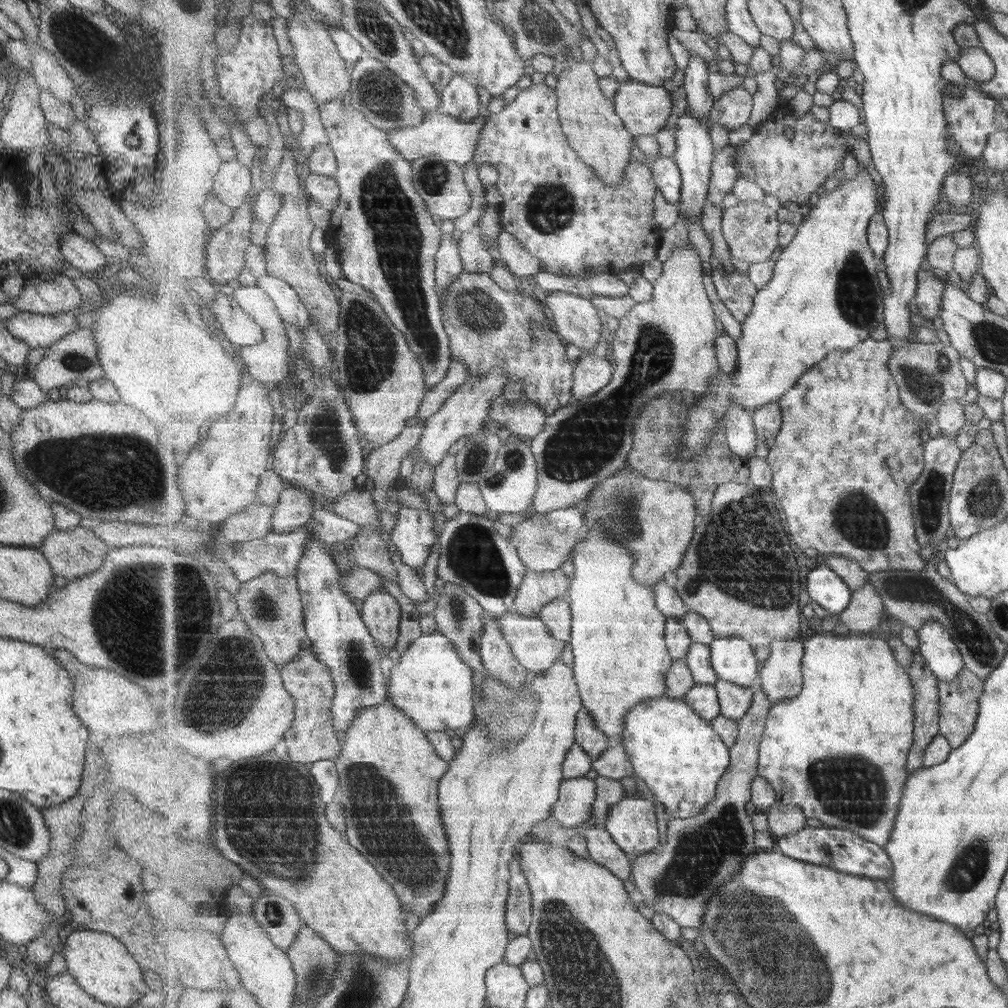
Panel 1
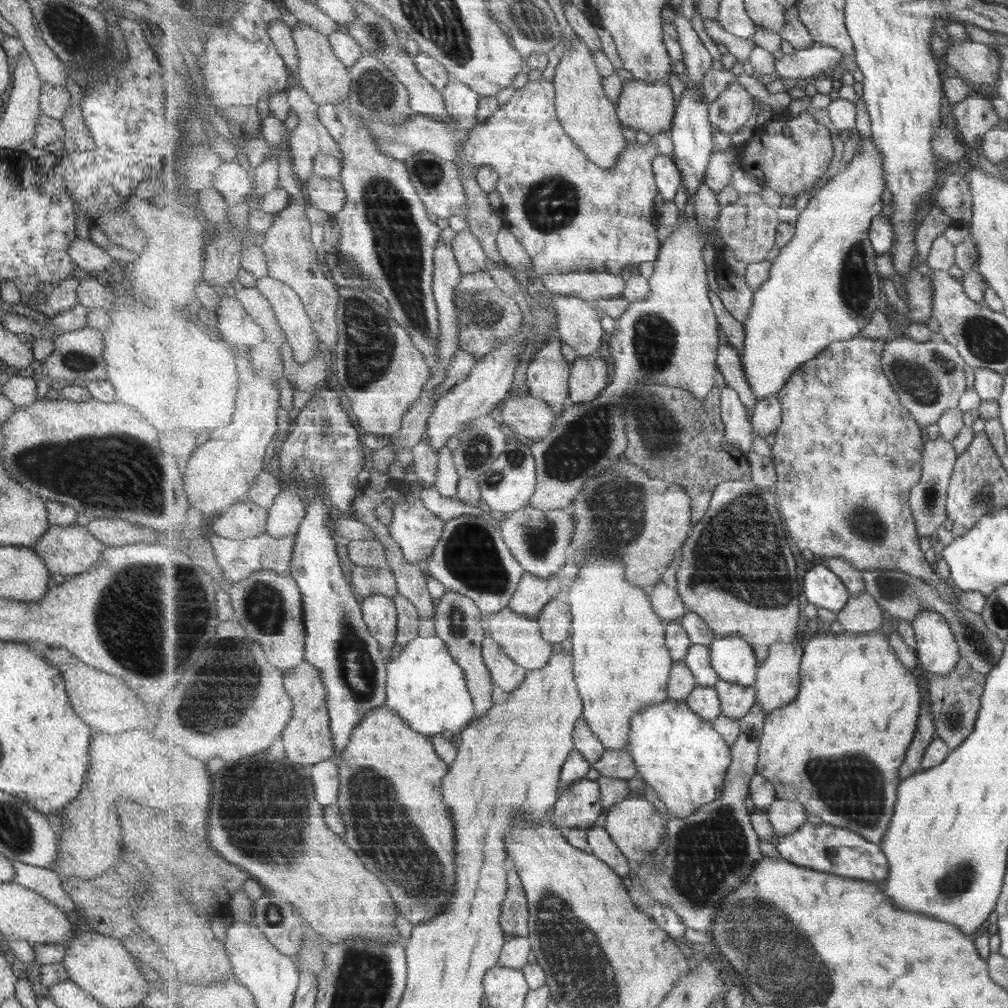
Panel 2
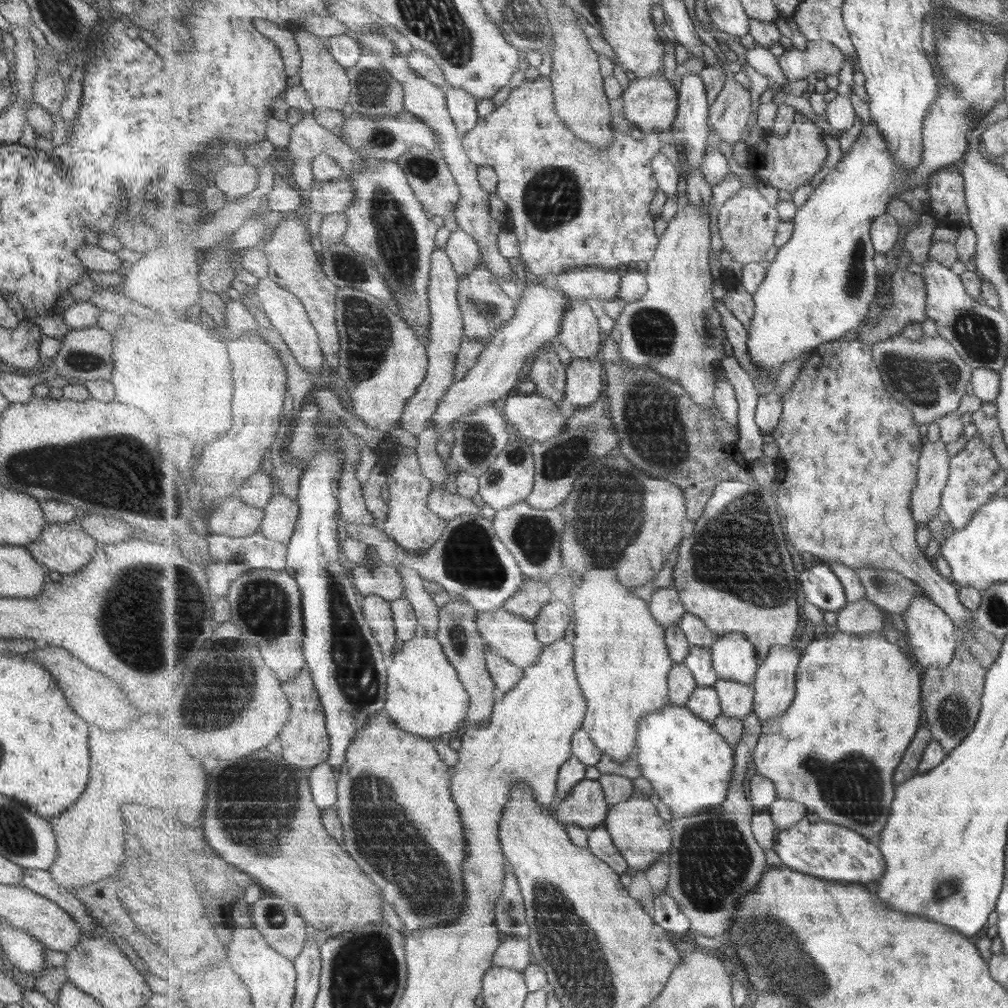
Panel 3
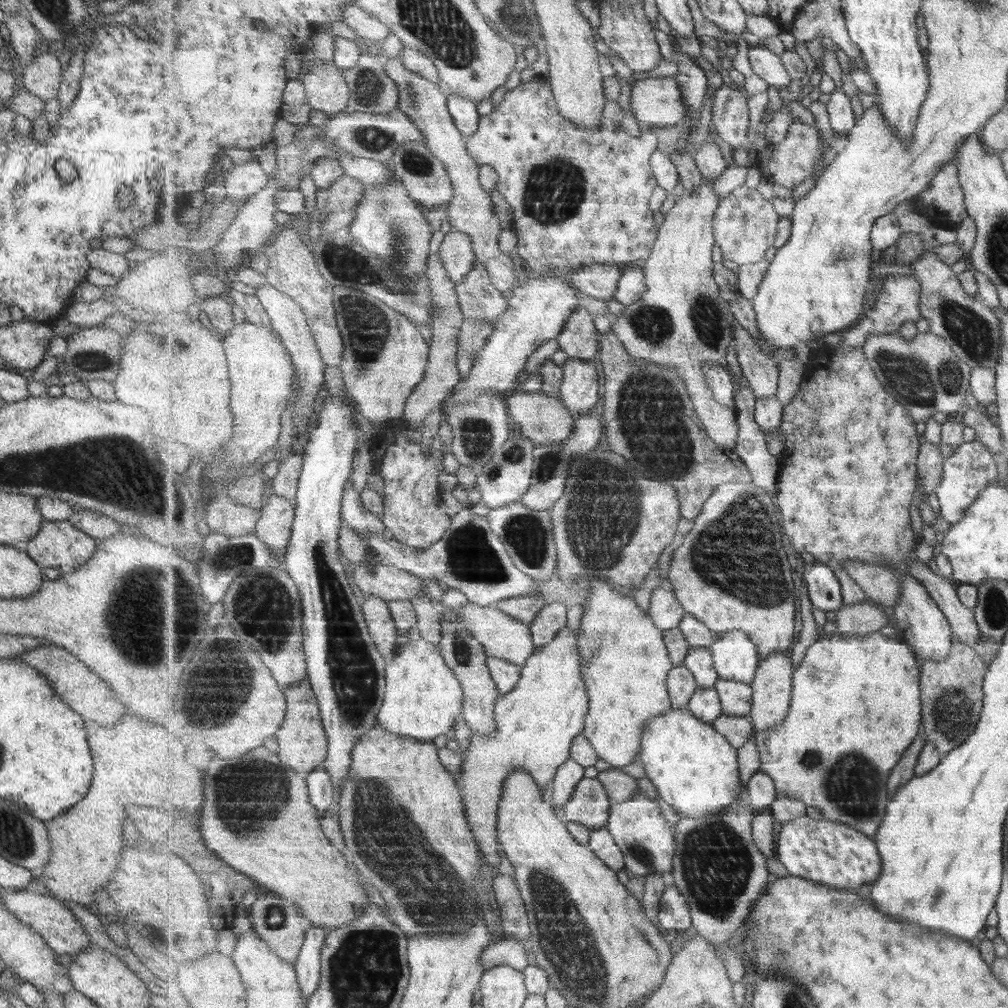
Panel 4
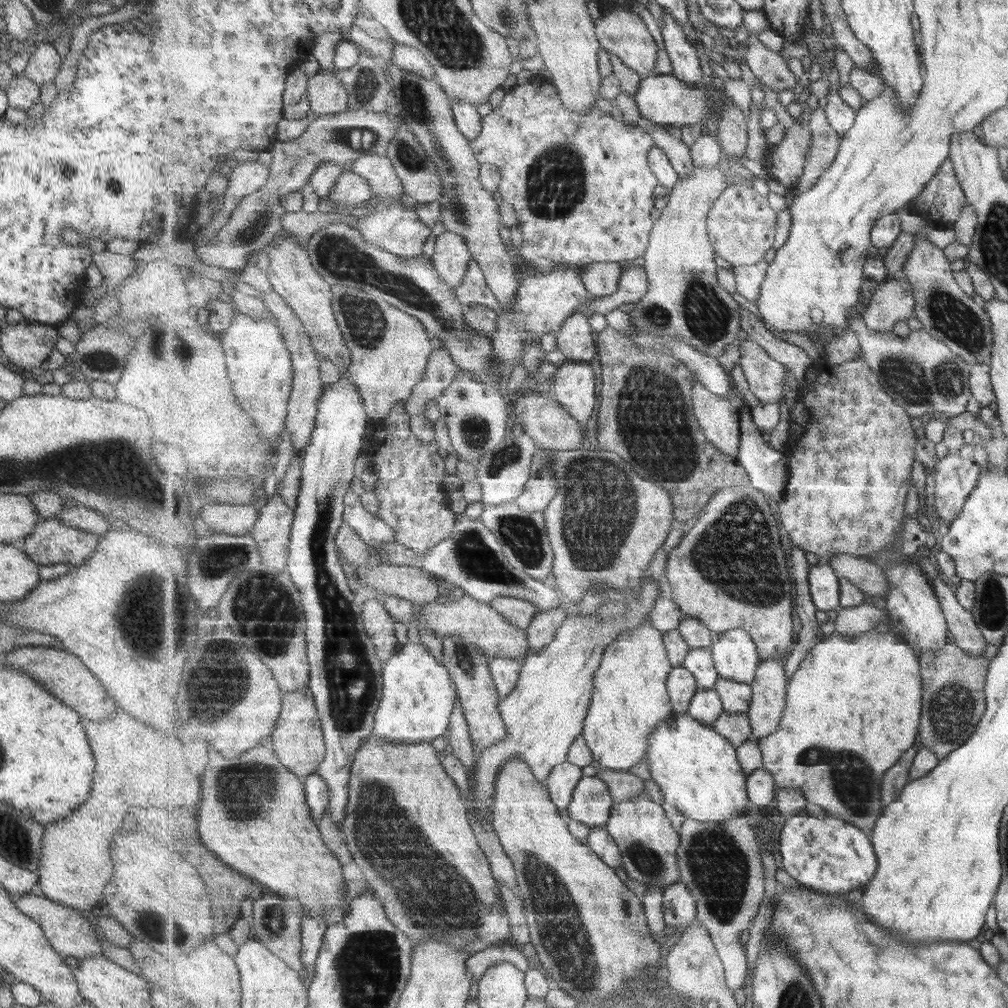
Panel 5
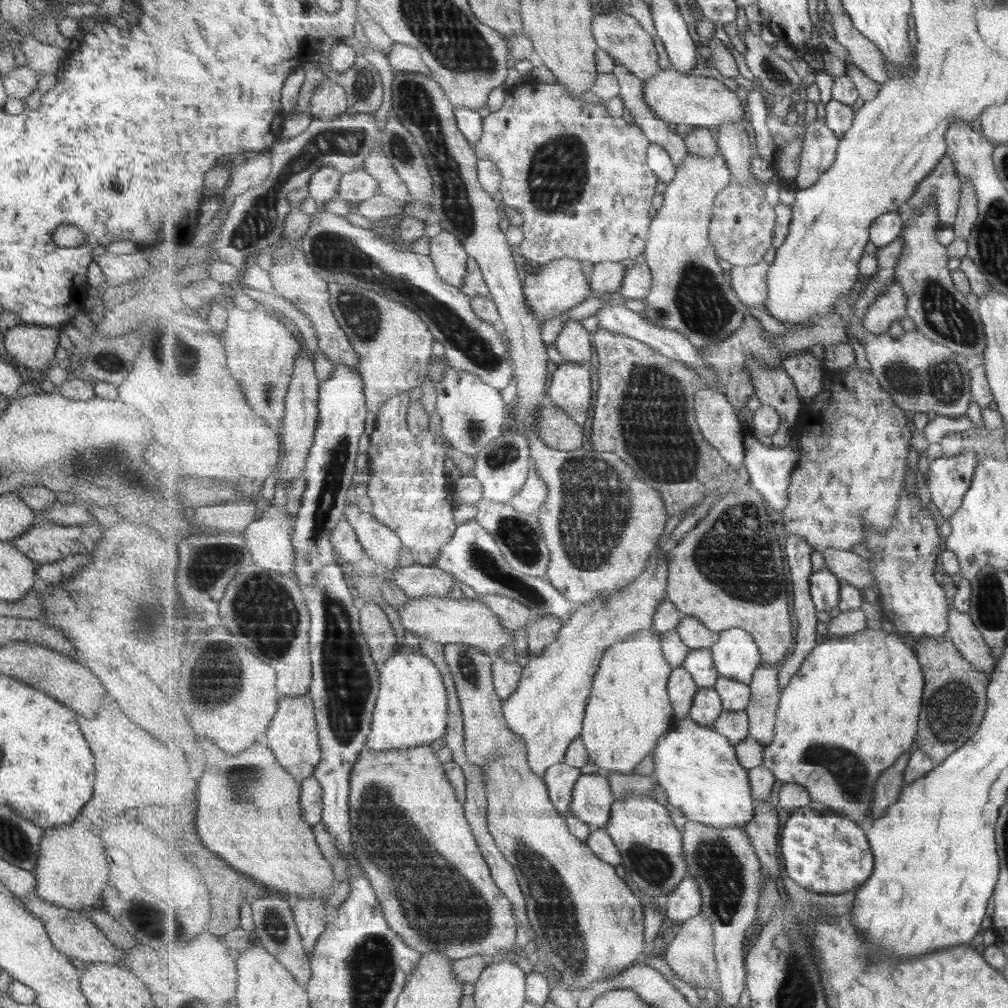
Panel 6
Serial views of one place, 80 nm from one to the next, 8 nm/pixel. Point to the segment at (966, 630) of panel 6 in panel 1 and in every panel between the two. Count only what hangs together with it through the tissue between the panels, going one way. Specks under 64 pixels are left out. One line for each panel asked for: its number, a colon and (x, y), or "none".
1: (843, 469)
2: (845, 492)
3: (848, 464)
4: (849, 471)
5: (964, 632)

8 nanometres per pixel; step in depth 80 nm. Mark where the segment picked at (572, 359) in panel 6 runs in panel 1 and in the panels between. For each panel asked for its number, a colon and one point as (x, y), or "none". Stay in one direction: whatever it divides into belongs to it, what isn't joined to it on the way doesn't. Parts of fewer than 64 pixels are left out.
1: (575, 318)
2: (578, 324)
3: (580, 332)
4: (578, 339)
5: (575, 340)

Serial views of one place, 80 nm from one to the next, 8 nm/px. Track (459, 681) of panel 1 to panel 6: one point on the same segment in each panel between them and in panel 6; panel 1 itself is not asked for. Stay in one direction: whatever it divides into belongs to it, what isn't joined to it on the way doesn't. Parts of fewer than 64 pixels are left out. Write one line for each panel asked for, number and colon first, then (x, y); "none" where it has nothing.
2: (426, 687)
3: (424, 696)
4: (423, 700)
5: (419, 696)
6: (412, 710)

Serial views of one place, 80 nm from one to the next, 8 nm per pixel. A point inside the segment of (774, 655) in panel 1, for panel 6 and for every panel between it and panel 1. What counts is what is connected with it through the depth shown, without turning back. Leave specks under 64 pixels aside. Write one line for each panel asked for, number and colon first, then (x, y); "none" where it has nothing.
2: (779, 681)
3: (775, 688)
4: (773, 687)
5: (768, 704)
6: (762, 711)

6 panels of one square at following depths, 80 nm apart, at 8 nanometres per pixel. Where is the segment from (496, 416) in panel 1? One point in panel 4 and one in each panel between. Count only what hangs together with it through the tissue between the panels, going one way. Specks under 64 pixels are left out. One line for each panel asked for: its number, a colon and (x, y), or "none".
2: (533, 418)
3: (537, 418)
4: (545, 420)

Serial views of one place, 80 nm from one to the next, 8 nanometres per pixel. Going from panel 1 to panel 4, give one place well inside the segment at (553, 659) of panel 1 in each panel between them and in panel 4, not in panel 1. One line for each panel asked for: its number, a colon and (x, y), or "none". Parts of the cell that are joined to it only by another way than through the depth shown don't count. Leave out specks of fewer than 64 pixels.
2: (521, 638)
3: (512, 637)
4: (503, 636)

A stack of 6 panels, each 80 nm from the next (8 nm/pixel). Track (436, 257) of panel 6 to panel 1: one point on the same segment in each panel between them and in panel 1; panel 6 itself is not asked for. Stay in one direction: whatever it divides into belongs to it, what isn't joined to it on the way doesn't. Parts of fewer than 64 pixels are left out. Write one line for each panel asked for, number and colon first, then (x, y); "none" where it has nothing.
1: (477, 257)
2: (471, 257)
3: (461, 247)
4: (456, 250)
5: (452, 258)

